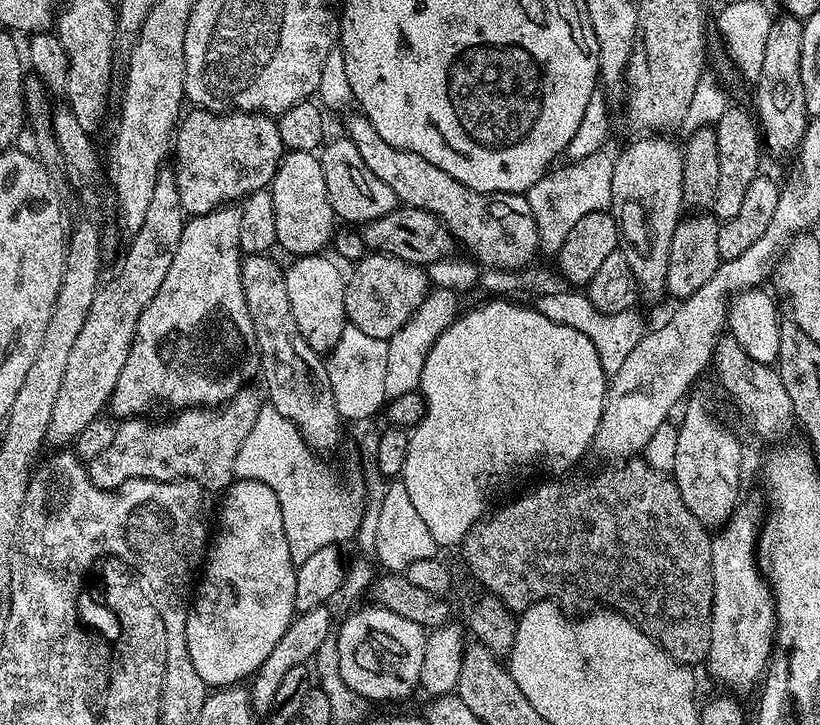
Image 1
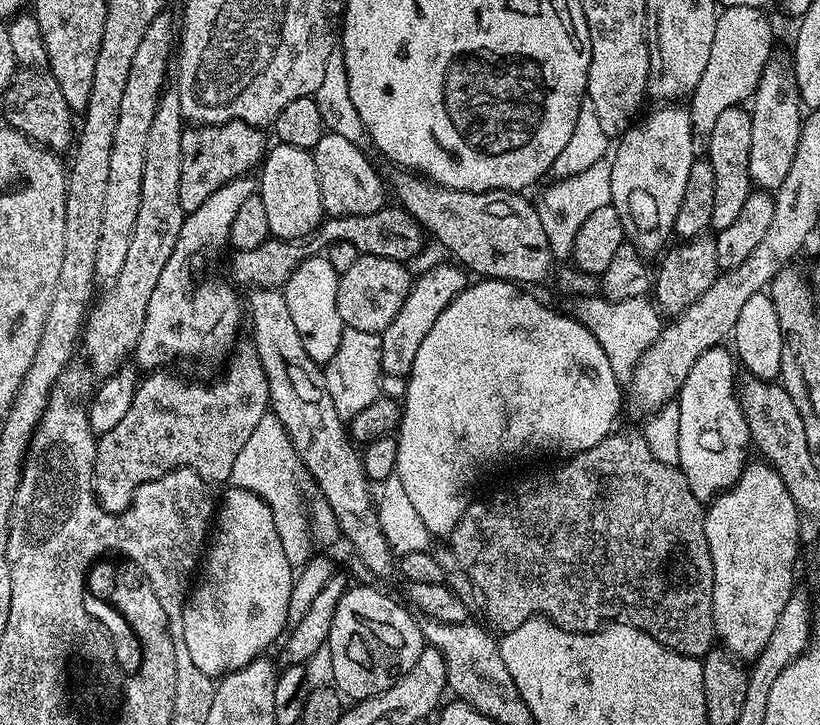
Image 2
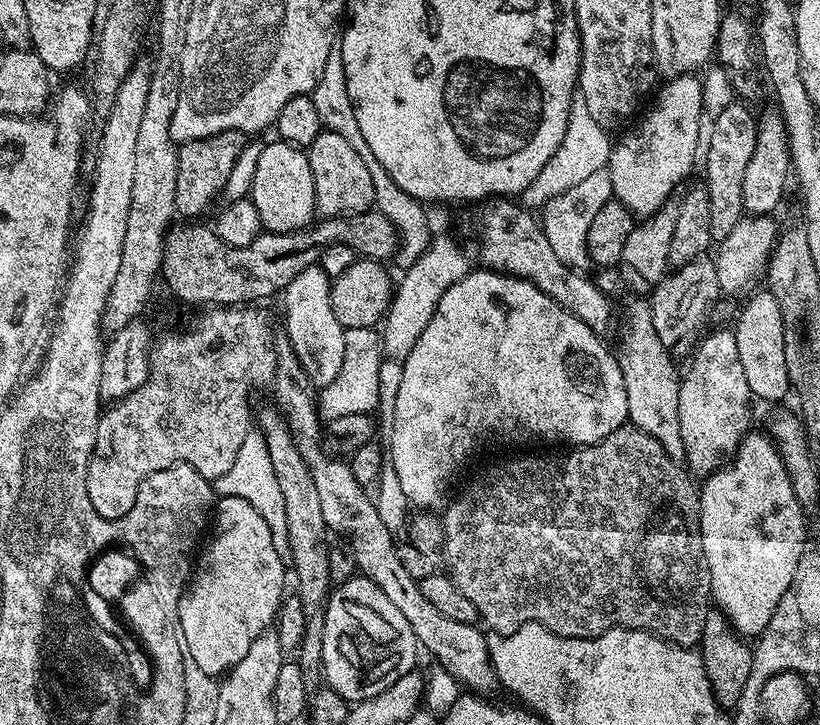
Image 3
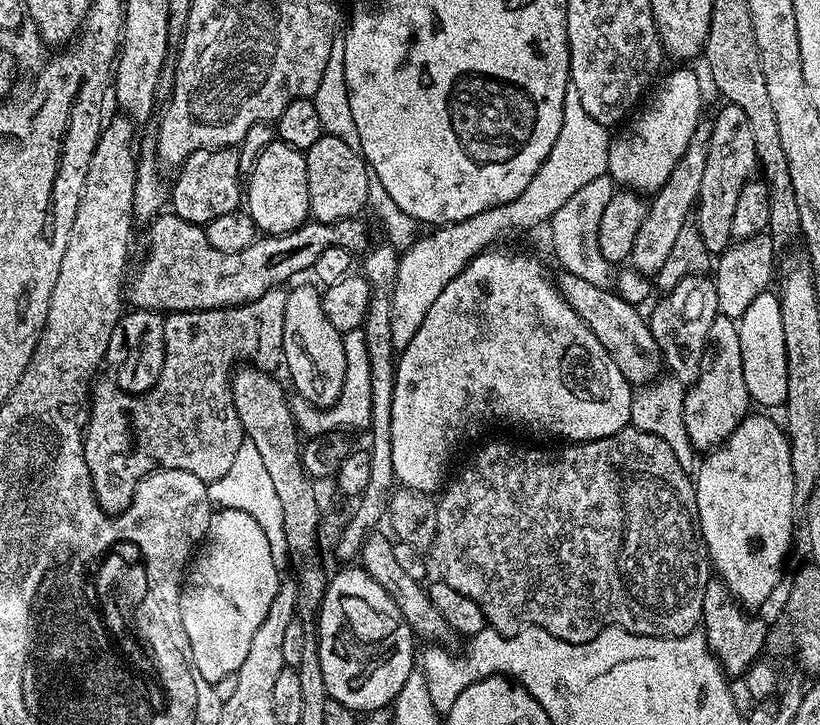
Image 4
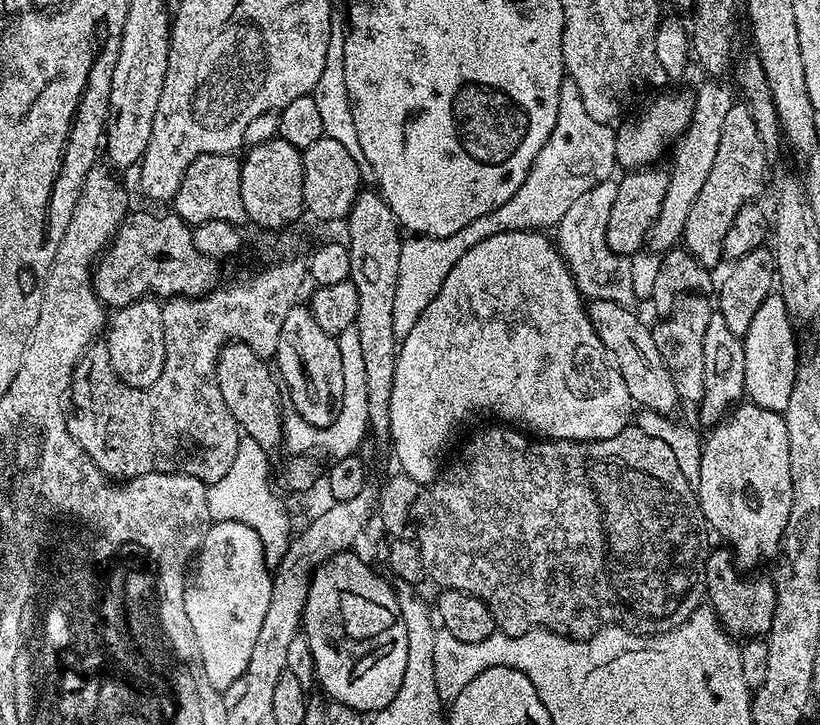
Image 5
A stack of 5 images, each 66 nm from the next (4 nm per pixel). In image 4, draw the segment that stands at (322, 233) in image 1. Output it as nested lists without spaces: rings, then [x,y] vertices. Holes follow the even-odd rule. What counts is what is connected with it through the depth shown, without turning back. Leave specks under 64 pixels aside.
[[[273,139],[246,176],[246,210],[265,236],[281,236],[298,230],[310,220],[310,182],[306,182],[306,158],[299,148]]]

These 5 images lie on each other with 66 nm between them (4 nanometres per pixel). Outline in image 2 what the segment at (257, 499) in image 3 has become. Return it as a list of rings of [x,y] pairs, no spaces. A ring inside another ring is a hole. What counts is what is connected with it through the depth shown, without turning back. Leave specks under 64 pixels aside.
[[[266,414],[262,422],[254,426],[246,446],[242,446],[234,461],[230,484],[250,490],[268,503],[274,514],[274,524],[278,526],[278,538],[282,538],[282,550],[286,550],[286,562],[290,562],[293,570],[303,568],[314,550],[308,537],[308,508],[304,505],[304,495],[313,487],[313,482],[277,416]]]

